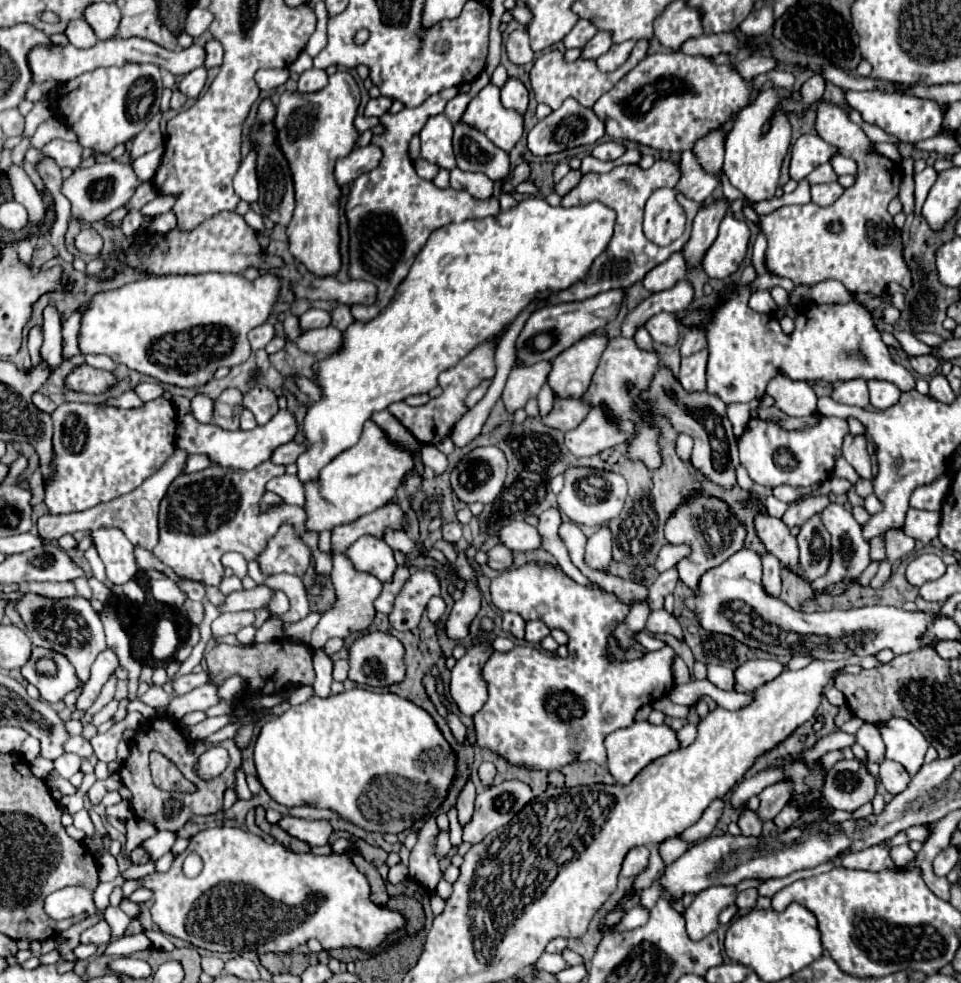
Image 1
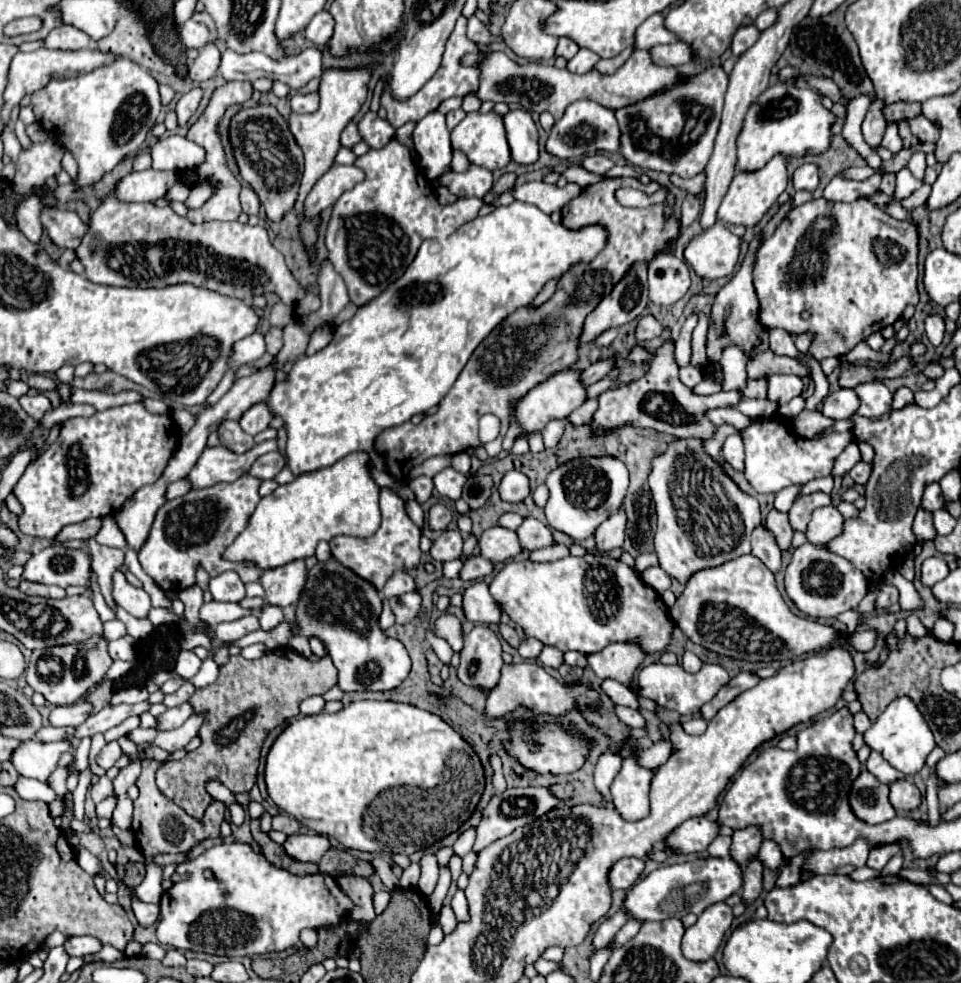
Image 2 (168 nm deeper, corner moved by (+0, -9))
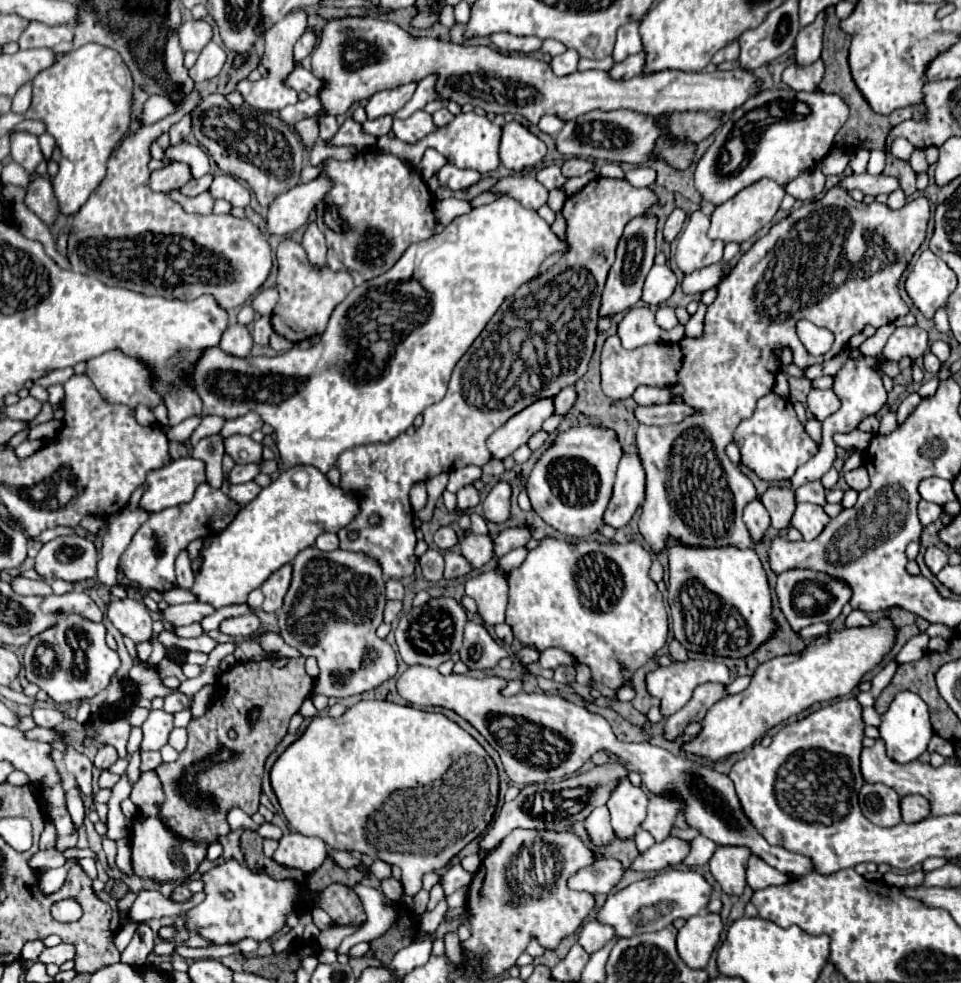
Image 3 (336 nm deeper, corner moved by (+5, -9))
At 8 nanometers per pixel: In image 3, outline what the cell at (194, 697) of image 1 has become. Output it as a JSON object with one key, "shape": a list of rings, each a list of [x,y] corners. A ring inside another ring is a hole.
{"shape":[[[150,711],[148,719],[142,725],[144,739],[140,751],[158,751],[168,741],[168,733],[174,727],[174,715],[166,711]]]}

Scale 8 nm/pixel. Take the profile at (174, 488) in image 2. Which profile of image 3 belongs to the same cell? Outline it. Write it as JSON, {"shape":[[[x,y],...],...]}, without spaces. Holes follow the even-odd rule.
{"shape":[[[124,509],[108,519],[108,531],[102,543],[102,557],[98,561],[98,579],[104,585],[116,585],[116,567],[120,555],[128,549],[132,535],[148,519],[148,511]]]}

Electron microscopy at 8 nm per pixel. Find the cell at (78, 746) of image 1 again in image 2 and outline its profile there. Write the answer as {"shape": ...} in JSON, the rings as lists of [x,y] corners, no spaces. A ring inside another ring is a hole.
{"shape":[[[35,739],[21,741],[11,755],[11,763],[23,777],[35,777],[47,783],[50,774],[57,769],[57,761],[61,753],[69,751],[71,745],[67,741],[41,743]]]}

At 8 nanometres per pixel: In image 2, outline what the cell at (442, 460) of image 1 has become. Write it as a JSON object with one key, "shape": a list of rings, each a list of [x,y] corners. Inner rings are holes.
{"shape":[[[451,467],[443,469],[441,473],[437,473],[433,477],[433,483],[435,483],[435,489],[443,495],[443,497],[449,497],[449,499],[459,499],[461,497],[461,491],[463,491],[463,485],[467,483],[467,475],[463,473],[457,473],[453,471]]]}

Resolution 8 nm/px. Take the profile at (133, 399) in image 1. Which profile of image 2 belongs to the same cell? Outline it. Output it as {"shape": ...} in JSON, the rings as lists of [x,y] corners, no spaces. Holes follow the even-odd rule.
{"shape":[[[71,403],[71,405],[61,405],[61,407],[57,407],[57,409],[51,409],[51,411],[47,411],[39,421],[37,421],[37,427],[53,427],[53,425],[57,425],[57,423],[63,423],[65,419],[69,419],[69,417],[89,417],[89,415],[93,415],[95,413],[95,409],[91,407],[91,405],[75,405],[75,403]]]}

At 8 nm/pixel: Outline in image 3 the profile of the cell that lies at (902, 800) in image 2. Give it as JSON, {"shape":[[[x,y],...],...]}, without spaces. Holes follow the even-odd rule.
{"shape":[[[904,795],[900,799],[900,813],[904,823],[916,823],[930,815],[930,805],[922,795]]]}

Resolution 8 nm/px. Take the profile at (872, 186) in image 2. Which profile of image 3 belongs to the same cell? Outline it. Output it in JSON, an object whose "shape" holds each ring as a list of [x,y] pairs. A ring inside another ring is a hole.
{"shape":[[[860,173],[860,175],[848,175],[848,177],[840,179],[838,187],[844,189],[844,191],[860,189],[864,195],[874,195],[874,197],[876,197],[876,195],[880,195],[880,193],[890,195],[890,193],[896,191],[900,185],[898,185],[898,179],[894,179],[894,177]]]}

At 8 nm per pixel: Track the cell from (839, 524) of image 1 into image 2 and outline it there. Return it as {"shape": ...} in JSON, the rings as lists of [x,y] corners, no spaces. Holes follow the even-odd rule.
{"shape":[[[821,507],[811,513],[811,521],[807,525],[807,541],[813,545],[825,545],[829,539],[835,539],[843,531],[843,517],[841,513],[833,507]]]}

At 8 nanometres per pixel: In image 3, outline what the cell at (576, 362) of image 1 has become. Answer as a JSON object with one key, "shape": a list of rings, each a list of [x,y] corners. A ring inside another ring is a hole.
{"shape":[[[538,399],[528,405],[524,411],[508,419],[496,433],[488,439],[488,449],[492,457],[506,459],[520,445],[526,445],[528,439],[542,429],[542,423],[554,413],[554,399]]]}

